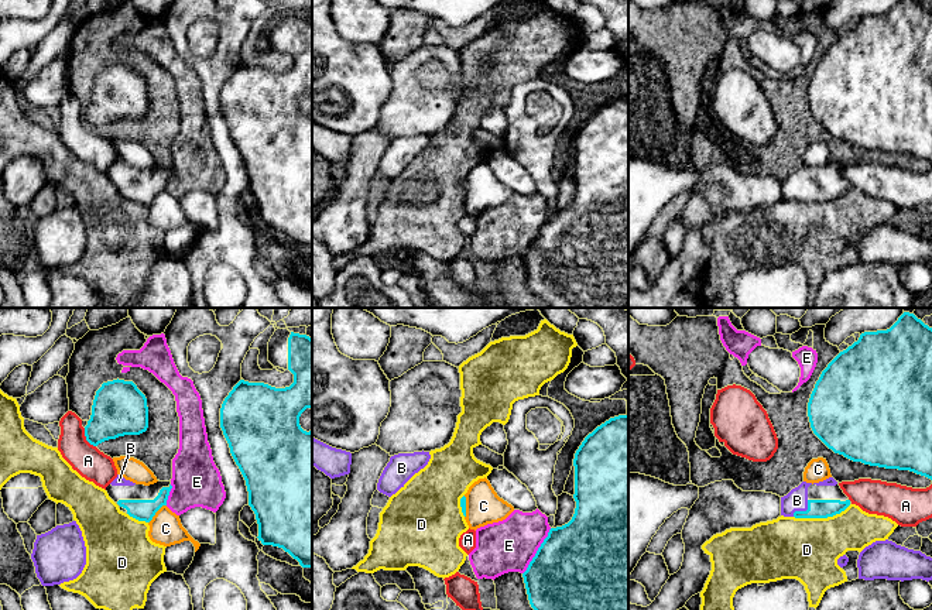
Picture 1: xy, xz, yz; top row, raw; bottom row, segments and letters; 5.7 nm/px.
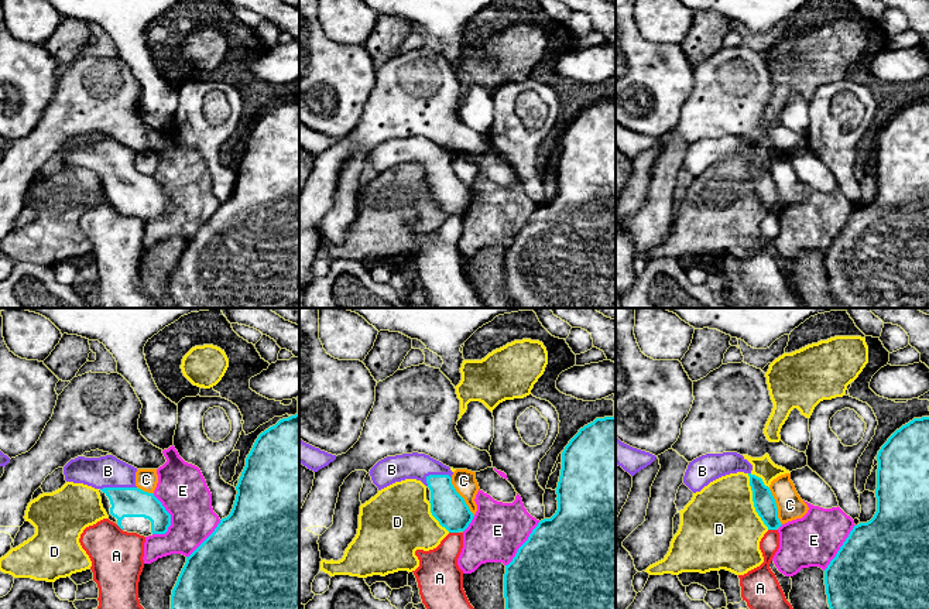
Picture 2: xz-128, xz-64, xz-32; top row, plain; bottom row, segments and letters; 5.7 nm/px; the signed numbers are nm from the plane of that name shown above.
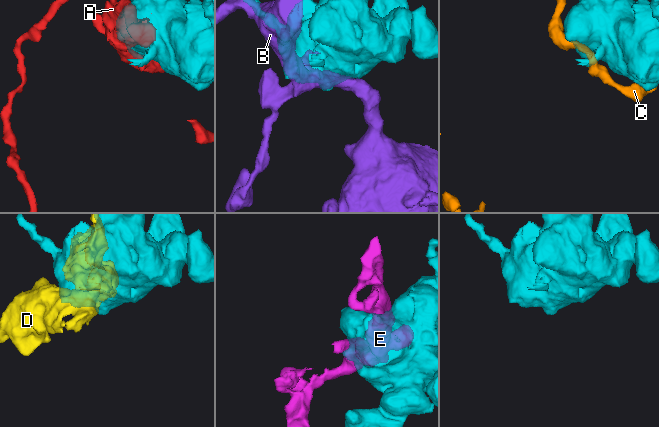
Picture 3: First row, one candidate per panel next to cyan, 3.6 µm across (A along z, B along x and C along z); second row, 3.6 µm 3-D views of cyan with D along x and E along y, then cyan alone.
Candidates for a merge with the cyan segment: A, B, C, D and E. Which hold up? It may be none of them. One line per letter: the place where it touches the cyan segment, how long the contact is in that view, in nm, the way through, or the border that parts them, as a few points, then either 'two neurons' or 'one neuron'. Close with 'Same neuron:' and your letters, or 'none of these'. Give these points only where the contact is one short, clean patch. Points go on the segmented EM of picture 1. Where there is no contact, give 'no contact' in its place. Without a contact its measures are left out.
A: xy (86, 438) | 130 nm | two neurons
B: yz (802, 511) | 130 nm | across yz (816, 509), (802, 511), (797, 500) | one neuron
C: xy (156, 511) | 150 nm | two neurons
D: yz (822, 517) | 340 nm | along yz (850, 504), (839, 513), (826, 517), (794, 517) | two neurons
E: xz (537, 551) | 300 nm | two neurons
Same neuron: B

